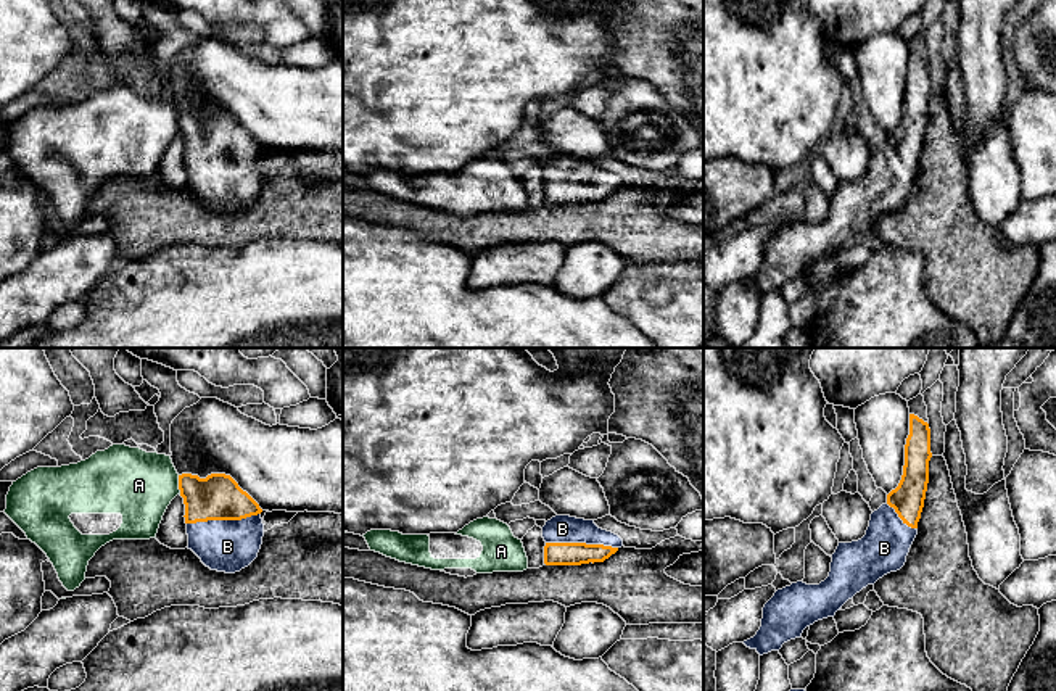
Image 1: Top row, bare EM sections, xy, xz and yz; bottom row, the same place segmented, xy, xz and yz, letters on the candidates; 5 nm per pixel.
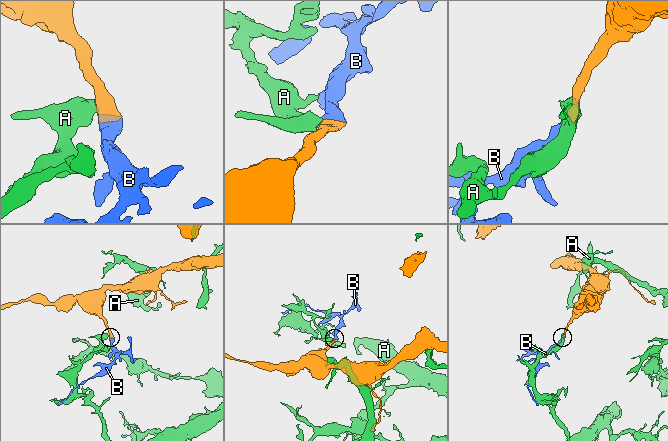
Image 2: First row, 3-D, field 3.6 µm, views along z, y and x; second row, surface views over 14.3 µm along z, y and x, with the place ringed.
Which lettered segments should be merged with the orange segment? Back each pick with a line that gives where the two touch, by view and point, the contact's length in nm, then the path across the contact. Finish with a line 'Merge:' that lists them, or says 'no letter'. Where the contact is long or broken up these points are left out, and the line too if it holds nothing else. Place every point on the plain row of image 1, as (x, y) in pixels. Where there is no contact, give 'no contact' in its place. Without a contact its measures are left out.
B: xy (222, 158) | 380 nm | across xy (218, 136), (218, 152), (222, 158), (227, 186)
Merge: B

